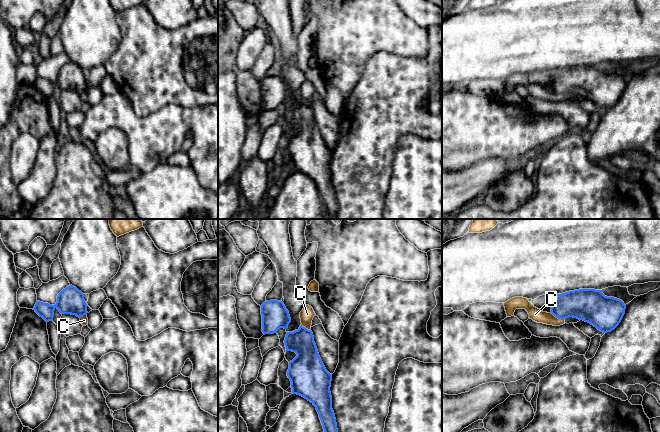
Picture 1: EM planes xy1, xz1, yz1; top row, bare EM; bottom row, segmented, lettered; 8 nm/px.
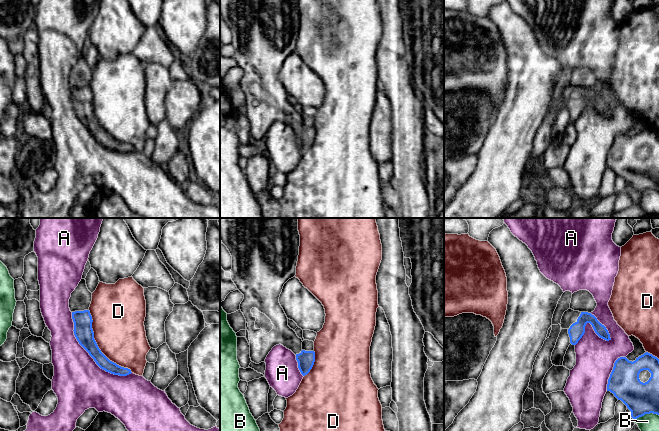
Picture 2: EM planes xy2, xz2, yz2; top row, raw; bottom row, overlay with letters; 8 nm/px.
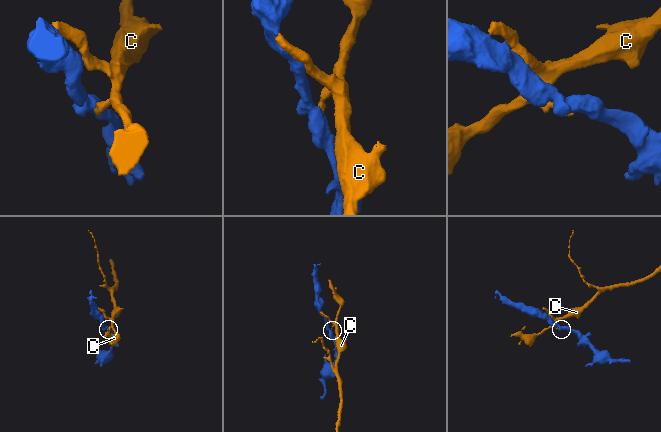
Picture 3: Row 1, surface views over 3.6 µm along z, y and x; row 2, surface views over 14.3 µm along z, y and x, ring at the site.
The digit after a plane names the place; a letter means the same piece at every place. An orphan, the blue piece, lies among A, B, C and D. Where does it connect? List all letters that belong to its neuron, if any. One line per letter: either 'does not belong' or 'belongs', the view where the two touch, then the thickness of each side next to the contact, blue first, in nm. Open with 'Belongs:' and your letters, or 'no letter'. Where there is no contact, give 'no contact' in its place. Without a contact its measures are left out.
Belongs: no letter
A: does not belong; meets blue in xy2; 150 nm thick on the blue side, 420 nm on the other
B: does not belong; meets blue in yz2; 260 nm thick on the blue side, 160 nm on the other
C: does not belong; meets blue in yz1; 260 nm thick on the blue side, 100 nm on the other
D: does not belong; meets blue in xy2; 150 nm thick on the blue side, 420 nm on the other

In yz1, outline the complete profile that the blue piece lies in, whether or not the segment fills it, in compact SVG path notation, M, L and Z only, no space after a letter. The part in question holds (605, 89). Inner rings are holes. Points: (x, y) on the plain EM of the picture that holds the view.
M579 65L557 70L551 89L558 95L573 93L583 96L607 109L619 101L625 85L622 76L607 73L602 66Z

